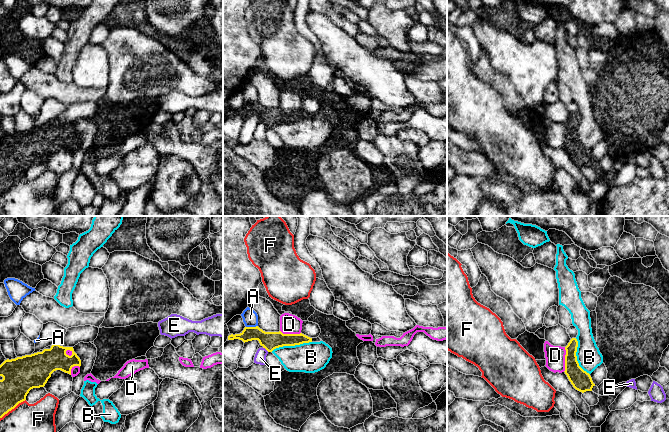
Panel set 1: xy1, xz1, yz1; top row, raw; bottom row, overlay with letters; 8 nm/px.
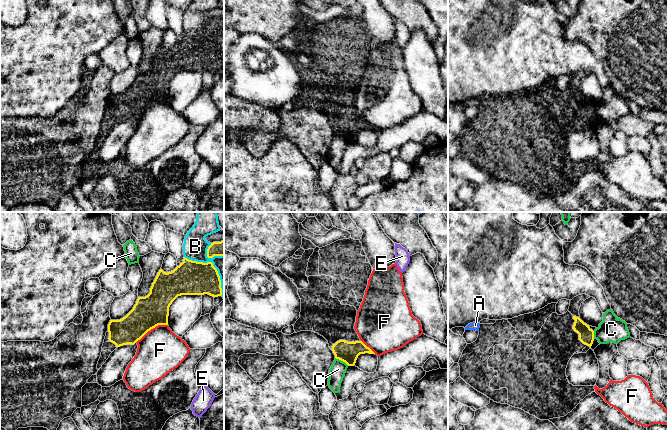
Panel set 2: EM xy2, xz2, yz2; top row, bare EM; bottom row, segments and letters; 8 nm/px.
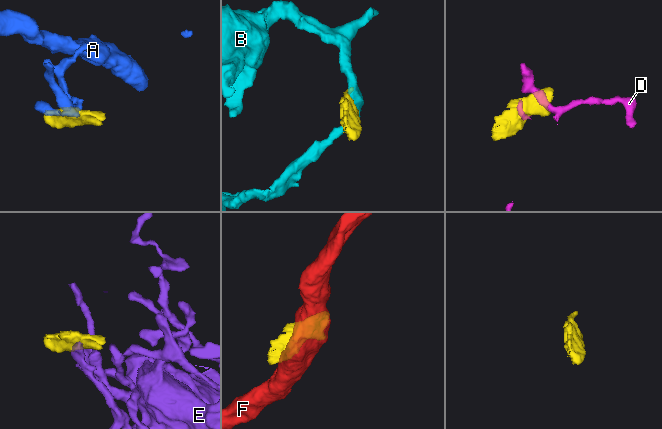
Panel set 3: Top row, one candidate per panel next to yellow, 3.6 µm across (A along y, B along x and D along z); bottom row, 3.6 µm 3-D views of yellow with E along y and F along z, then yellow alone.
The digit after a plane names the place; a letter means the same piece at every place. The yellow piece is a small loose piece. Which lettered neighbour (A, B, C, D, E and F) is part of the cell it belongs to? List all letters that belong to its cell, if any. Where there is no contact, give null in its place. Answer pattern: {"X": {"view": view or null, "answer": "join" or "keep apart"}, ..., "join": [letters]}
{"A": {"view": "xz1", "answer": "keep apart"}, "B": {"view": "xz1", "answer": "keep apart"}, "C": {"view": "xz2", "answer": "keep apart"}, "D": {"view": "yz1", "answer": "keep apart"}, "E": {"view": "xz1", "answer": "keep apart"}, "F": {"view": "xy2", "answer": "keep apart"}, "join": []}

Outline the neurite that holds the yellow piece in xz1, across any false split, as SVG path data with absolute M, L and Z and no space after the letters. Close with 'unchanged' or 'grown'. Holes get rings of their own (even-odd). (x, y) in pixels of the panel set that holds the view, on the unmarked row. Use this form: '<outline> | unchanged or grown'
M245 103L240 110L231 110L228 112L228 116L239 115L244 119L252 116L258 116L260 121L268 128L272 128L274 125L283 122L295 122L303 119L312 118L312 114L300 109L300 110L283 110L279 108L265 108L256 103Z | unchanged

